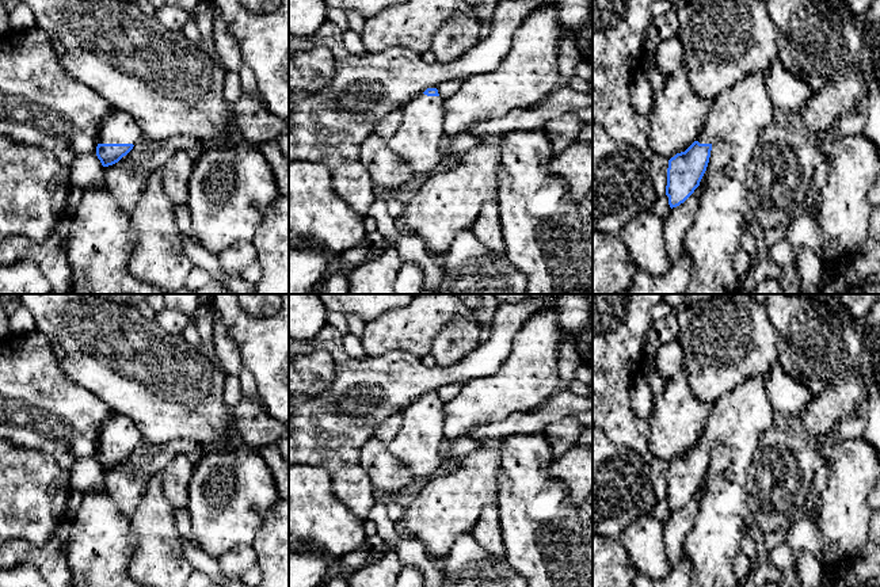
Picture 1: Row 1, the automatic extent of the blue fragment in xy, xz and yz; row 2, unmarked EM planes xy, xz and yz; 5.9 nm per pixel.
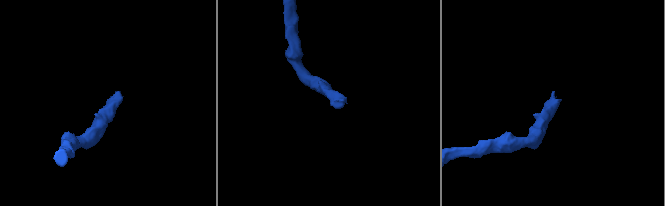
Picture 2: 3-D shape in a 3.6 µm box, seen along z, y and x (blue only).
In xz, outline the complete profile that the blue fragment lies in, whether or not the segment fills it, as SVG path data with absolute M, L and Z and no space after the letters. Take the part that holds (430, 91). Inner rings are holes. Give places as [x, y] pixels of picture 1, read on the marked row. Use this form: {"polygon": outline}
{"polygon": "M427 88L419 96L408 100L401 108L403 121L397 131L386 138L389 149L403 159L418 175L427 176L443 159L439 142L443 137L443 99L437 88Z"}

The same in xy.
{"polygon": "M111 107L100 123L96 156L103 167L113 165L126 156L142 137L142 130L129 113Z"}

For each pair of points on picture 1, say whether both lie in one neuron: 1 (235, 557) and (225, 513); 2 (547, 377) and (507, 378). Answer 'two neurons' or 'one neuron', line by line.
1: two neurons
2: one neuron

